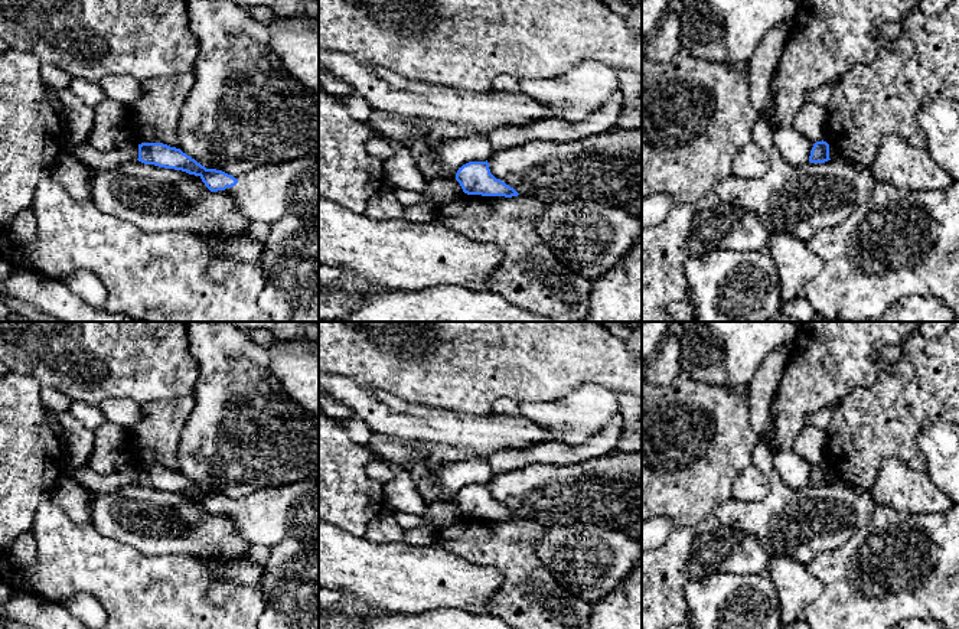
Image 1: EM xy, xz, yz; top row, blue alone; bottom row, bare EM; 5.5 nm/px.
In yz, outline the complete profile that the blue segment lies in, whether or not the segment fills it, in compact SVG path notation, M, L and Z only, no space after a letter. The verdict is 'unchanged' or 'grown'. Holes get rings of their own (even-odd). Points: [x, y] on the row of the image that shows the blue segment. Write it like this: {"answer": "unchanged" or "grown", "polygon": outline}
{"answer": "unchanged", "polygon": "M816 141L810 150L810 163L825 163L829 159L829 144L826 141Z"}

